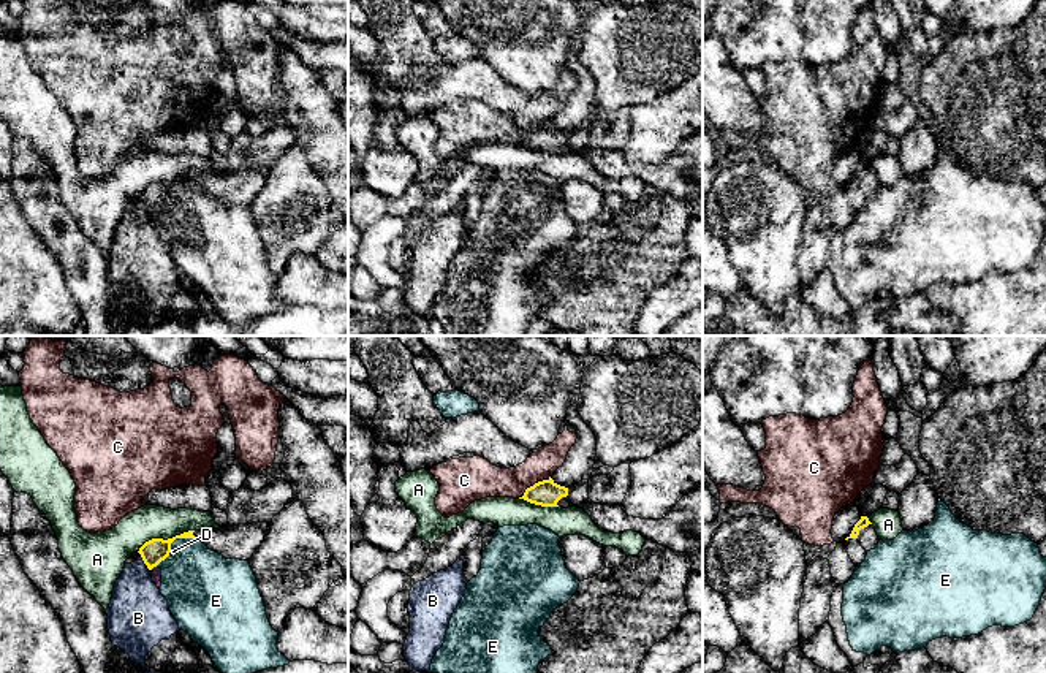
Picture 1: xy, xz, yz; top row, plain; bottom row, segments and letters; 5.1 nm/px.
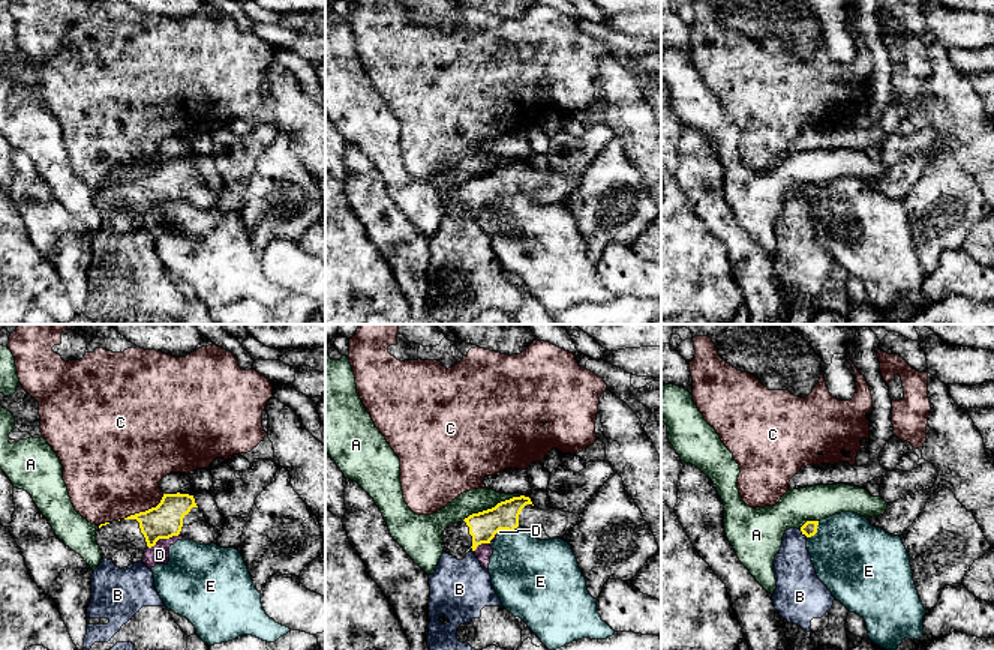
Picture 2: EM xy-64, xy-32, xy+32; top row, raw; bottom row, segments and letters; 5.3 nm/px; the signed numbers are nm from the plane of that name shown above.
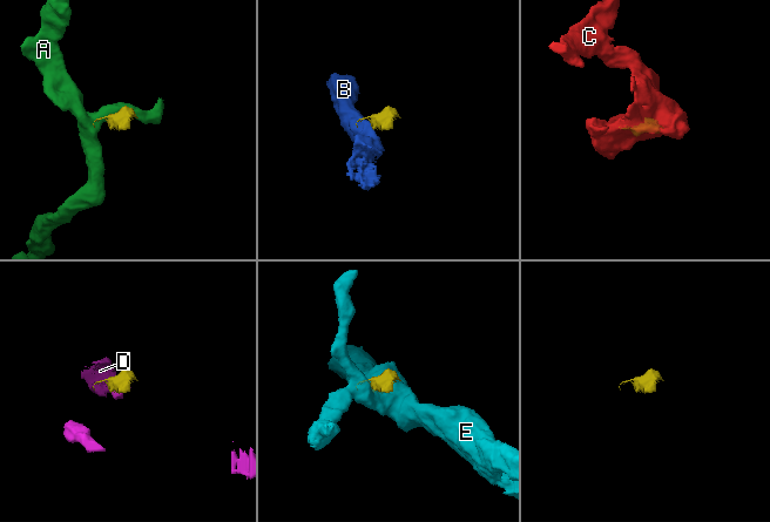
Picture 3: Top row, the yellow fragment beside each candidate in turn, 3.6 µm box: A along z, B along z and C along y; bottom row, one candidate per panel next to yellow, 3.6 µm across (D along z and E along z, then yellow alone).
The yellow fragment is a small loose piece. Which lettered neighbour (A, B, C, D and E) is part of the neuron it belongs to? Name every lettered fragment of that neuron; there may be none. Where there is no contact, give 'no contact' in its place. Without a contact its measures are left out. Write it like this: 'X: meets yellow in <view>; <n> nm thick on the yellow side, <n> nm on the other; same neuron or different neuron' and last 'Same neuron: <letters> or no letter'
A: meets yellow in xy; 120 nm thick on the yellow side, 180 nm on the other; different neuron
B: meets yellow in xy; 120 nm thick on the yellow side, 300 nm on the other; different neuron
C: meets yellow in xz; 140 nm thick on the yellow side, 180 nm on the other; different neuron
D: meets yellow in xy; 120 nm thick on the yellow side, 20 nm on the other; different neuron
E: meets yellow in xy; 120 nm thick on the yellow side, 360 nm on the other; different neuron
Same neuron: no letter

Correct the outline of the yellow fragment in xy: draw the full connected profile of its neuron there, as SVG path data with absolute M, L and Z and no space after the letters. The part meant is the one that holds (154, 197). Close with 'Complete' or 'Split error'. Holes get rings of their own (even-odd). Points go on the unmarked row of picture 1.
M252 168L252 169L229 171L228 174L207 173L203 176L188 176L168 185L152 184L146 187L136 198L127 201L125 209L142 206L147 211L147 214L152 215L169 201L171 188L176 184L195 184L195 182L199 184L209 195L222 200L226 204L248 206L253 201L253 198L258 195L261 187L264 185L267 169L269 168Z. Split error

